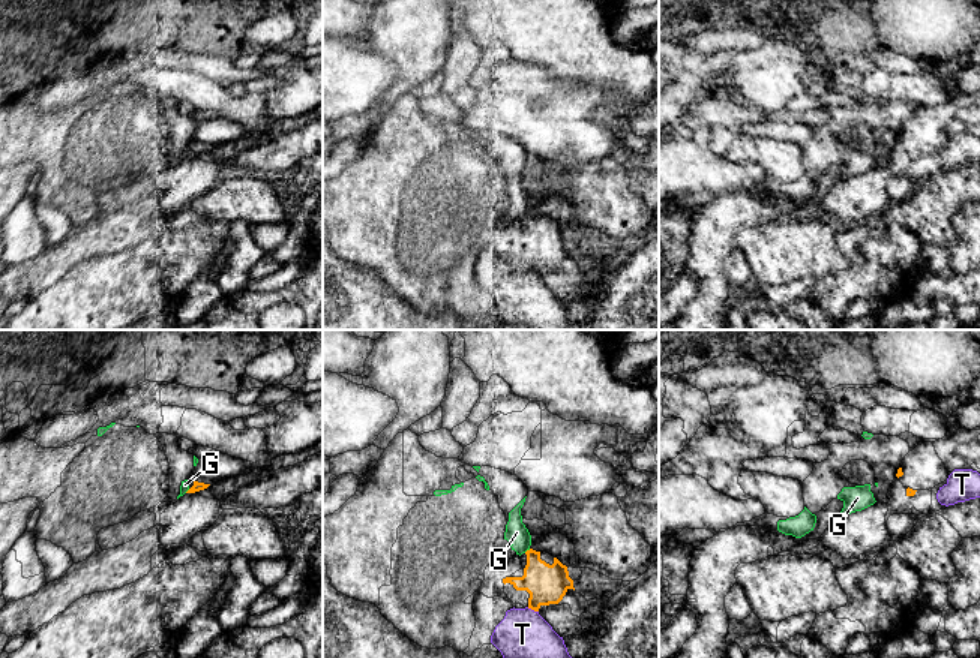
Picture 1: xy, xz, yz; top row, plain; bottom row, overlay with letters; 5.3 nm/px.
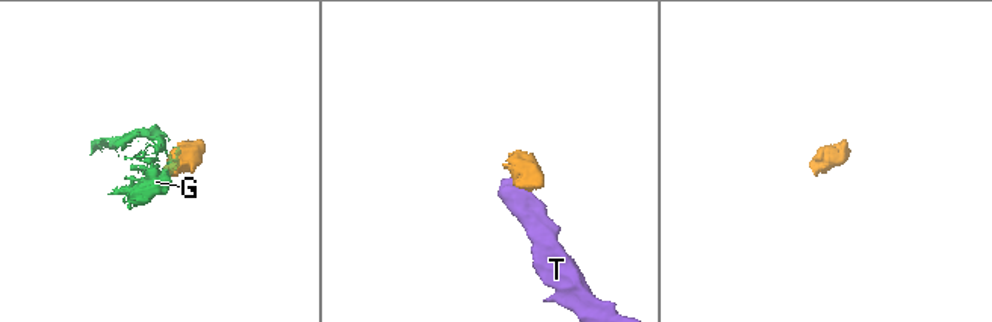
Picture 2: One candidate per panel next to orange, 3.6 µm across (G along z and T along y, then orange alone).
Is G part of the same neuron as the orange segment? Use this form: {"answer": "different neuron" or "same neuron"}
{"answer": "different neuron"}

